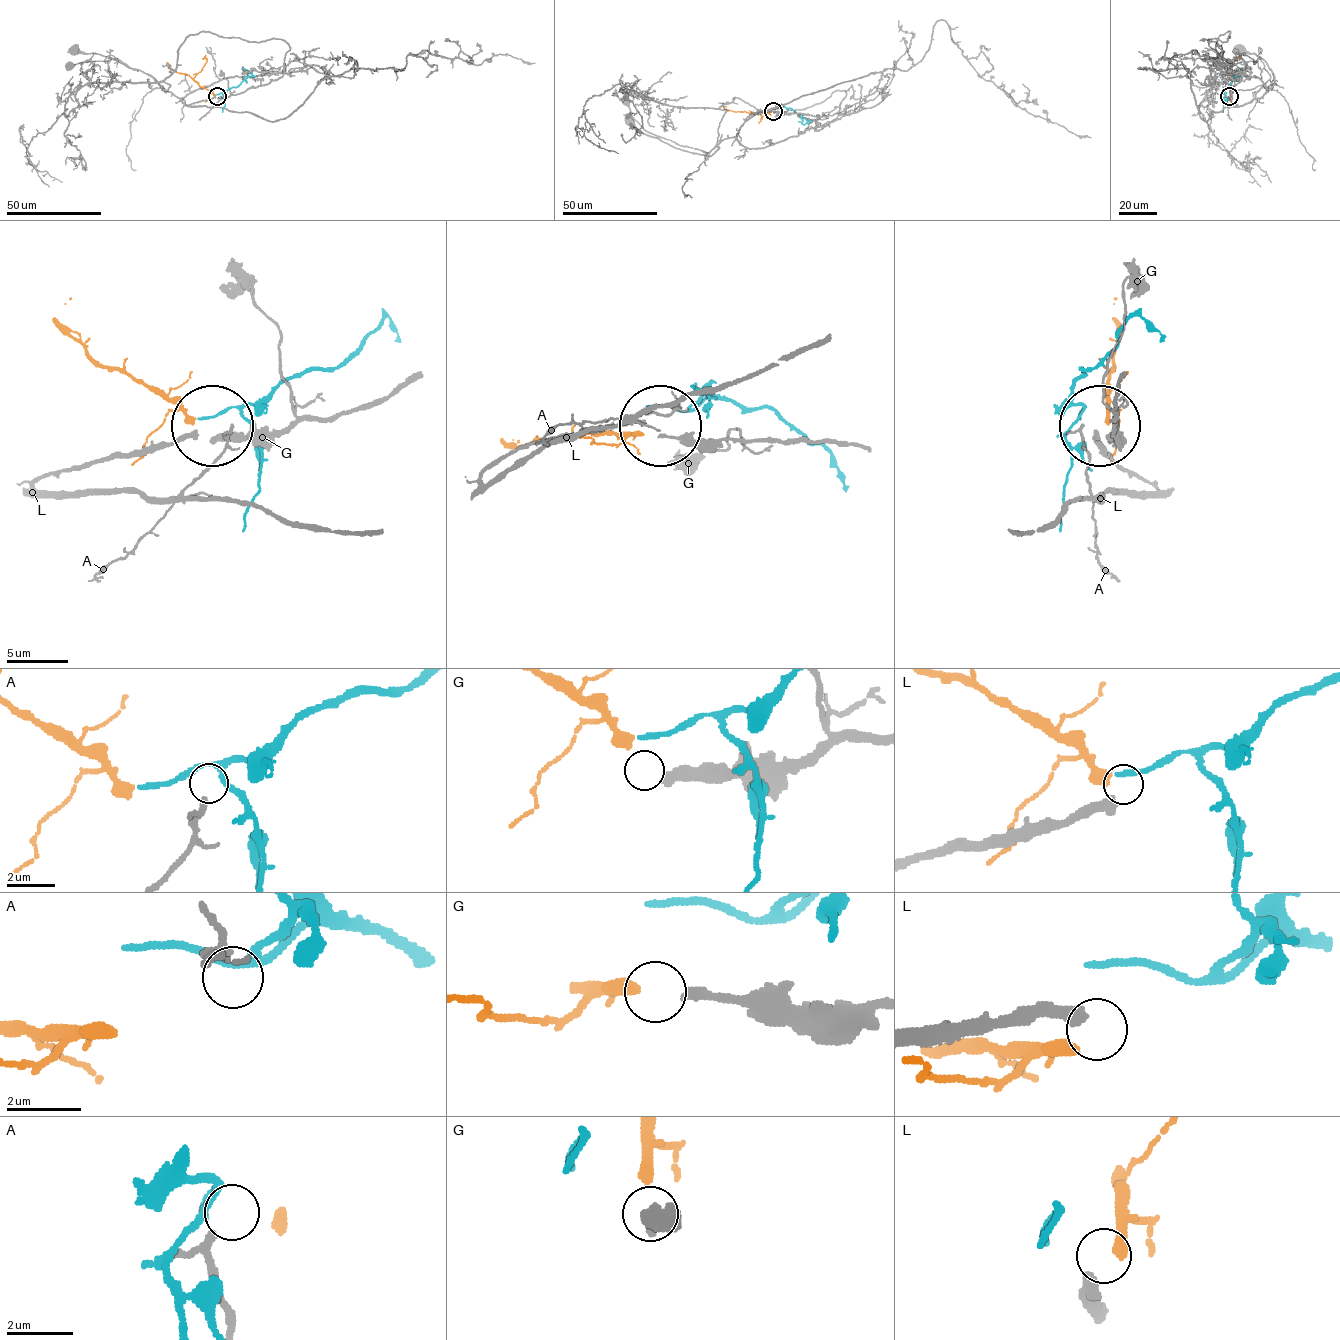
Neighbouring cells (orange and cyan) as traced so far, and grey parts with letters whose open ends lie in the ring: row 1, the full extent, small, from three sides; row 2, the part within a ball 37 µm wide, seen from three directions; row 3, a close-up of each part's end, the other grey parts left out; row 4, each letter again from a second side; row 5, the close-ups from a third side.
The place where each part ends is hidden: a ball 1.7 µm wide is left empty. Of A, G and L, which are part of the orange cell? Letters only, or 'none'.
none

